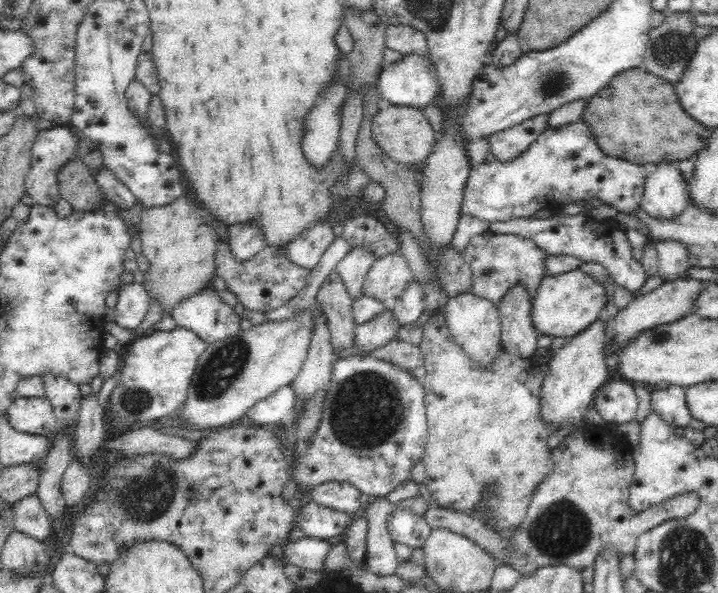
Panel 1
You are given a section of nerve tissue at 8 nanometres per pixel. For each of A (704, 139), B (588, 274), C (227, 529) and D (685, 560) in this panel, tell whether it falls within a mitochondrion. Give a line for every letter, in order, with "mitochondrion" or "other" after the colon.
A: other
B: other
C: other
D: mitochondrion

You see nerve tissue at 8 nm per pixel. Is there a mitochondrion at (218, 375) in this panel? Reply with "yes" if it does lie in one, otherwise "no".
yes

